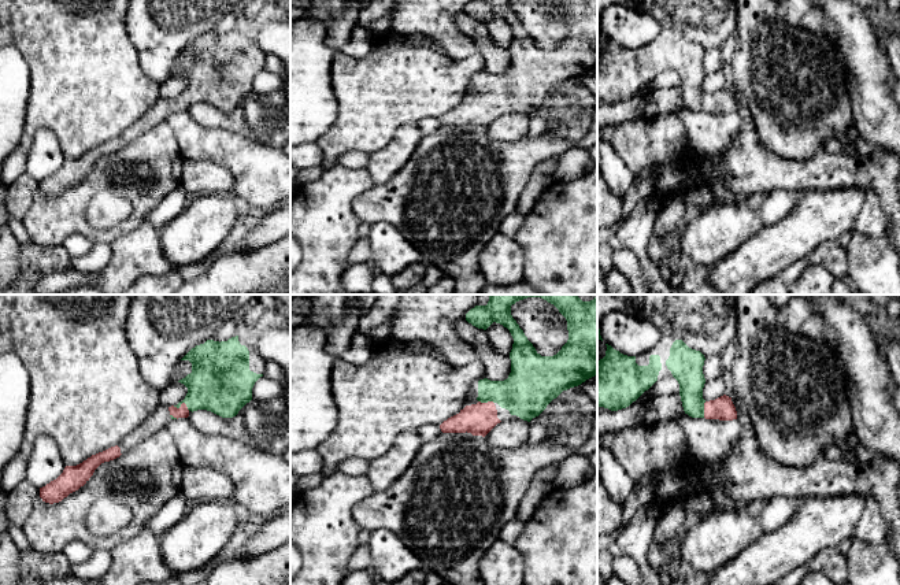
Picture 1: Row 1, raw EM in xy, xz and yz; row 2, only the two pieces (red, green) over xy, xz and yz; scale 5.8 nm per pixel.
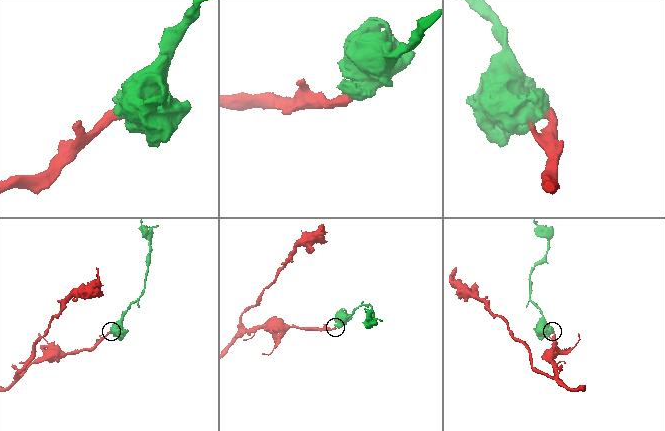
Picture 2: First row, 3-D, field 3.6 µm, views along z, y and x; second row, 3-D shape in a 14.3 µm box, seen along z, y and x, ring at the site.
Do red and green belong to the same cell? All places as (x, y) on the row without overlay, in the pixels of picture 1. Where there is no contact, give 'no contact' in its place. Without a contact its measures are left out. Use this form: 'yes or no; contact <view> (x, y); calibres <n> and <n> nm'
yes; contact xy (182, 96); calibres 70 and 360 nm

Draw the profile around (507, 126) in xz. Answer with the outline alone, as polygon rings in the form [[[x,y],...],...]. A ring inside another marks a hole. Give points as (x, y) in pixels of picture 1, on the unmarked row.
[[[521,111],[501,114],[485,130],[492,140],[516,141],[529,133],[530,115]]]

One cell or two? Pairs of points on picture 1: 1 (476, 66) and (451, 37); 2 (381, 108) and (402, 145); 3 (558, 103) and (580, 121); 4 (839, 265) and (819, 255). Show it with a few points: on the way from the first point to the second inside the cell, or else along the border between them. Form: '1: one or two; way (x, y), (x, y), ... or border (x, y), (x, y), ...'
1: two; border (441, 51), (456, 60), (477, 54)
2: two; border (415, 122), (403, 125), (385, 145), (370, 154)
3: one; way (563, 107), (574, 115)
4: one; way (834, 260), (829, 255), (823, 255)

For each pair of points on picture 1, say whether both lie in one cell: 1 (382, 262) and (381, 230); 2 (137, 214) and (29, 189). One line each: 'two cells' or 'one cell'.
1: one cell
2: two cells

